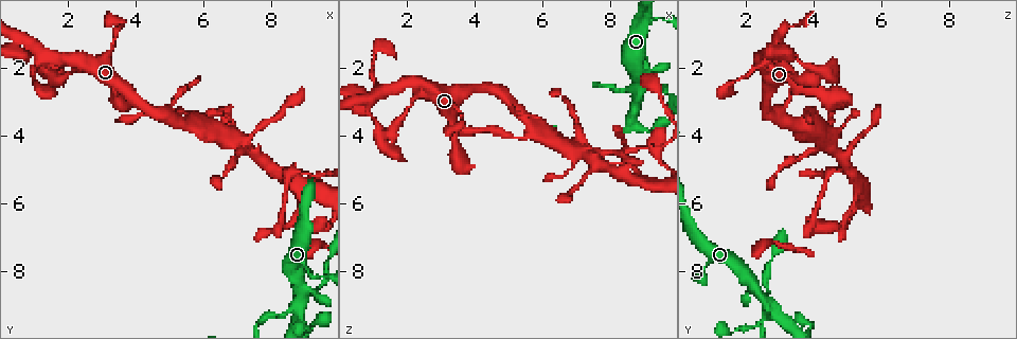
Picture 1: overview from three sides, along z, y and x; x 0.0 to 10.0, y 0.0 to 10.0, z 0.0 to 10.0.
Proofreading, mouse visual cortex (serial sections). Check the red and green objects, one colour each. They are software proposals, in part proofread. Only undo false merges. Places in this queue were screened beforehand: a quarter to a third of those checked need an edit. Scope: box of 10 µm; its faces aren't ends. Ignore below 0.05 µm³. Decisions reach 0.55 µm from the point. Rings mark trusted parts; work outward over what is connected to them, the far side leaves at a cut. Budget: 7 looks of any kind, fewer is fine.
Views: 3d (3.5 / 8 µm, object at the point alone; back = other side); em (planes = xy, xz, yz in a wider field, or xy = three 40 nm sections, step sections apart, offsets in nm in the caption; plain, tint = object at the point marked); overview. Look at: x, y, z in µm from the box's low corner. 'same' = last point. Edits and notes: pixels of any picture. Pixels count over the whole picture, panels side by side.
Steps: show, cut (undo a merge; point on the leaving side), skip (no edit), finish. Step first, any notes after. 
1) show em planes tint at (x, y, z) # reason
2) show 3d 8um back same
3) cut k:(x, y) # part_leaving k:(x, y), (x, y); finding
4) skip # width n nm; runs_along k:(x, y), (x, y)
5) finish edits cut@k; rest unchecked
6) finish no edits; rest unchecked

show 3d 3.5um at (5.10, 3.30, 4.10) # thin neck

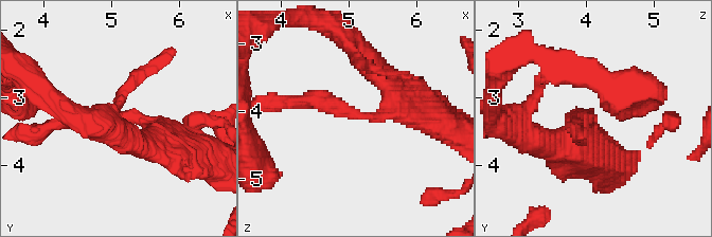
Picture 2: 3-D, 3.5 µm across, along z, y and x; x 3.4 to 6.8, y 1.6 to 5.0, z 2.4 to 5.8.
show em xy step 5 tint at (5.05, 3.30, 4.05) # arm_widths 200, 400 nm; need the tissue

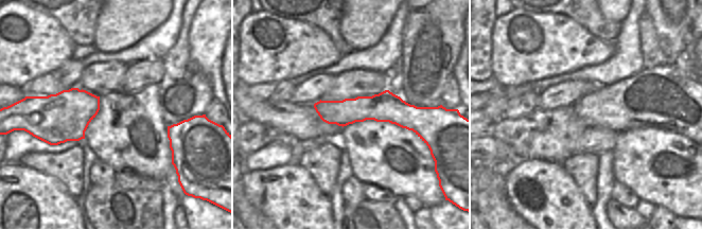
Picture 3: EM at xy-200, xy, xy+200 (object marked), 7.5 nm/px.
skip # runs_along 3:(317, 105), (393, 109), (421, 120); continuous, no second cell

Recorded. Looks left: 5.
show 3d 3.5um at (7.65, 4.65, 4.85) # a fork

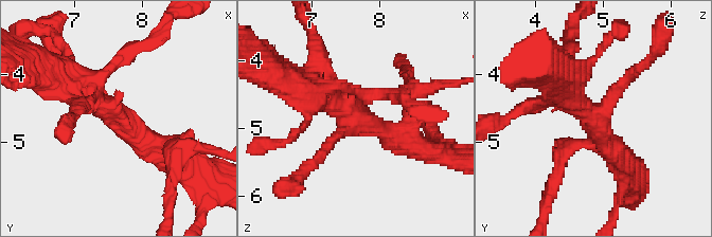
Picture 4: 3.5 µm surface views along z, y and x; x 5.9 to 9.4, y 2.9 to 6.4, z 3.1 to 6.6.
show em xy step 1 tint at (7.70, 4.65, 4.85)

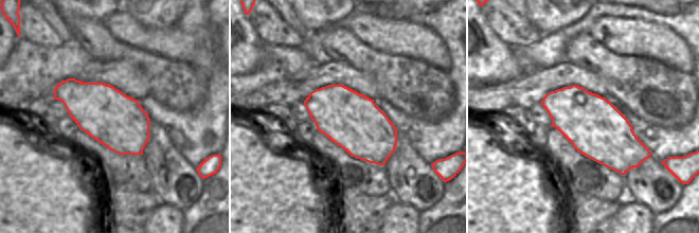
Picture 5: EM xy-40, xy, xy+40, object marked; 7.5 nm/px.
skip # arms 3; arm_widths 150, 300, 400 nm; runs_along 4:(67, 77), (138, 137), (174, 152); continuous, no second cell

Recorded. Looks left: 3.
show 3d 3.5um at (8.80, 9.05, 2.65) # four or more arms meet

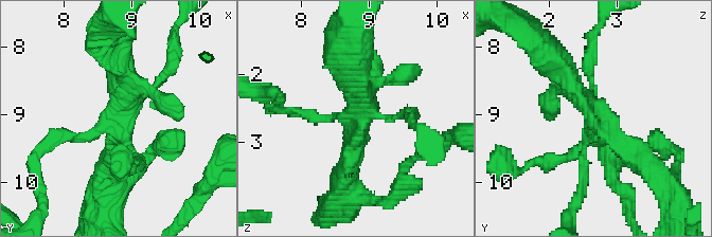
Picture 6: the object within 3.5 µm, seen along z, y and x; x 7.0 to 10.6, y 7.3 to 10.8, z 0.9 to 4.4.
show em xy step 3 tint at (8.85, 9.10, 2.70) # shape alone is not enough

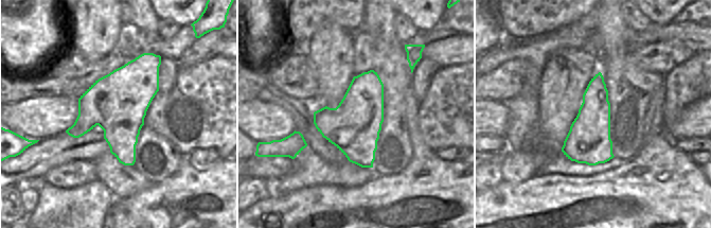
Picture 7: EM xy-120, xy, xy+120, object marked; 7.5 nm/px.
skip # runs_along 6:(558, 62), (604, 134), (645, 166); all the same cell

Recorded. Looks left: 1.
finish no edits; rest unchecked

